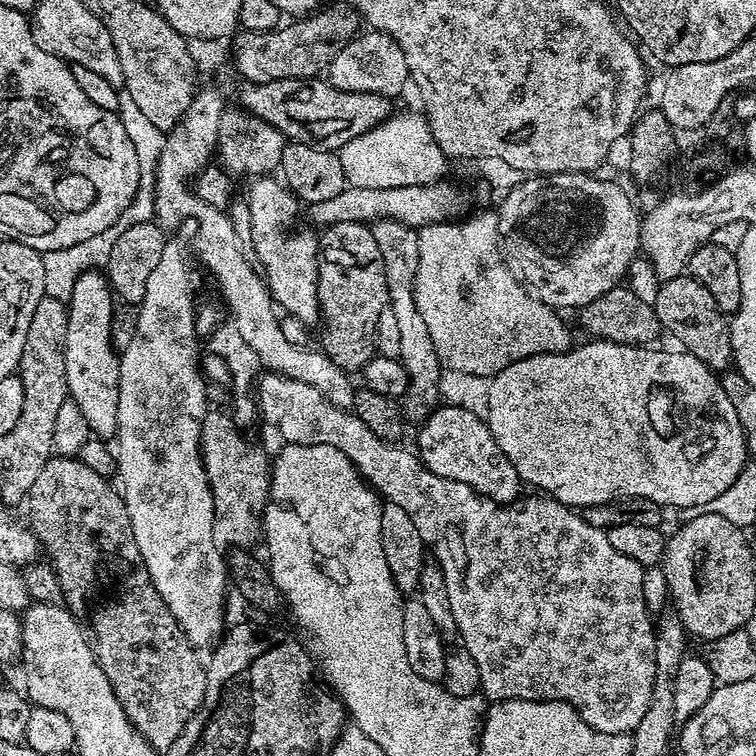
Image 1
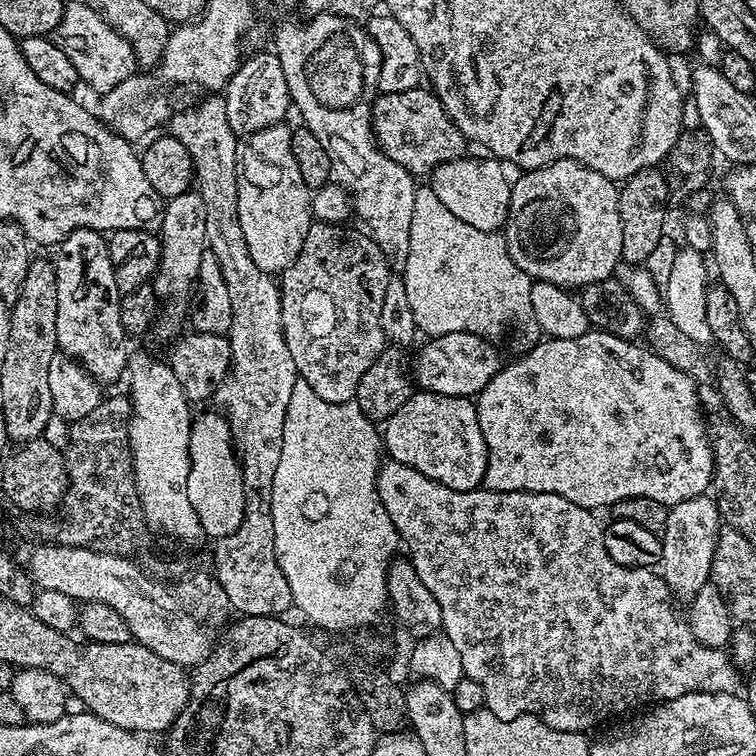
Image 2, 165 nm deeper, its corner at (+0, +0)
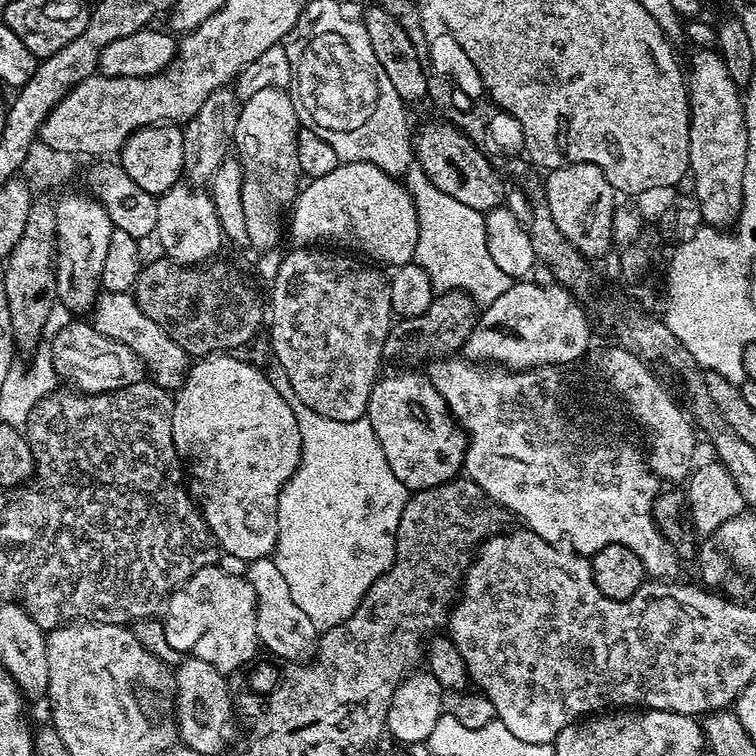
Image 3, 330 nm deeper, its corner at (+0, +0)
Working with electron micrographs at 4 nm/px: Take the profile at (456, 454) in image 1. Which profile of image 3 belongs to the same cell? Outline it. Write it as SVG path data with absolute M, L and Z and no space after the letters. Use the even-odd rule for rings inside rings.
M396 372L377 379L370 394L366 418L382 442L386 462L394 470L394 478L409 490L444 484L461 475L468 437L452 419L446 403L427 375L420 372Z

